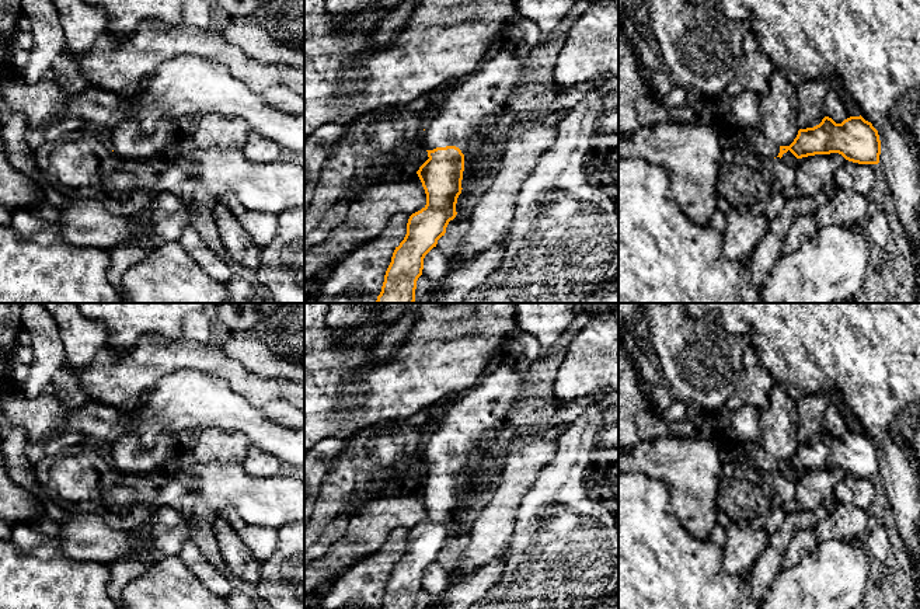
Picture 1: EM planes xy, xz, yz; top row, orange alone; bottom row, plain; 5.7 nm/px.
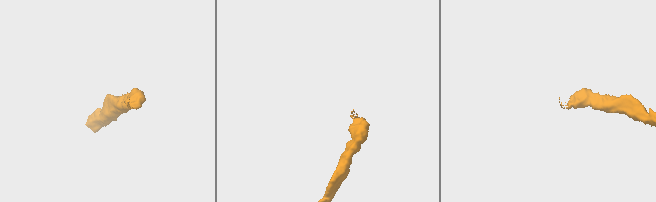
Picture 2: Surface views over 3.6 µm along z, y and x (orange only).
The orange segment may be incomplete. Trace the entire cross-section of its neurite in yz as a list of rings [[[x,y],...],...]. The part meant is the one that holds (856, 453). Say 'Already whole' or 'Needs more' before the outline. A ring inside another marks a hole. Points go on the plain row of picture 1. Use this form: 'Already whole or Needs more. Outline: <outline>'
Needs more. Outline: [[[825,431],[813,442],[799,443],[790,460],[776,460],[764,452],[762,441],[742,441],[750,443],[749,464],[757,470],[773,474],[783,471],[788,464],[797,471],[839,467],[846,474],[858,478],[878,478],[881,455],[871,436],[860,431],[850,431],[841,438]]]

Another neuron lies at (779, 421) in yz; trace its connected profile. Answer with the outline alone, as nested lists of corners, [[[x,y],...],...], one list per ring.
[[[774,384],[767,407],[760,413],[760,441],[776,460],[790,460],[798,449],[798,408],[790,390]]]

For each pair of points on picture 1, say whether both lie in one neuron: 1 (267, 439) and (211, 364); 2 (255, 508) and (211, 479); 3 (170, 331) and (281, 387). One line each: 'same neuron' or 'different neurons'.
1: different neurons
2: same neuron
3: different neurons

